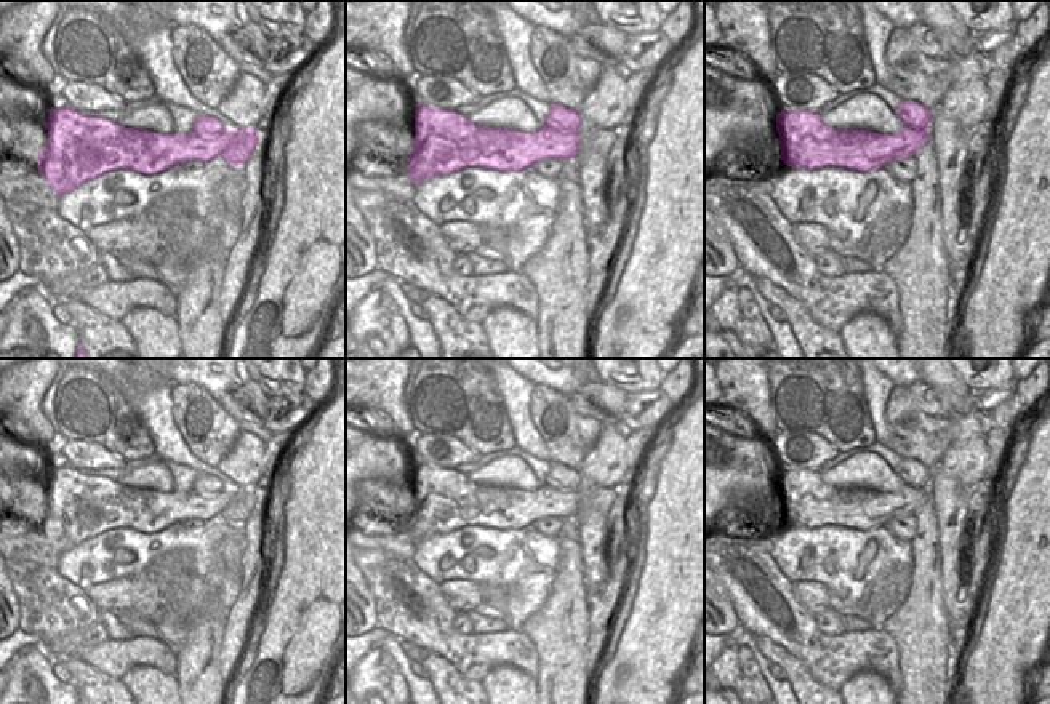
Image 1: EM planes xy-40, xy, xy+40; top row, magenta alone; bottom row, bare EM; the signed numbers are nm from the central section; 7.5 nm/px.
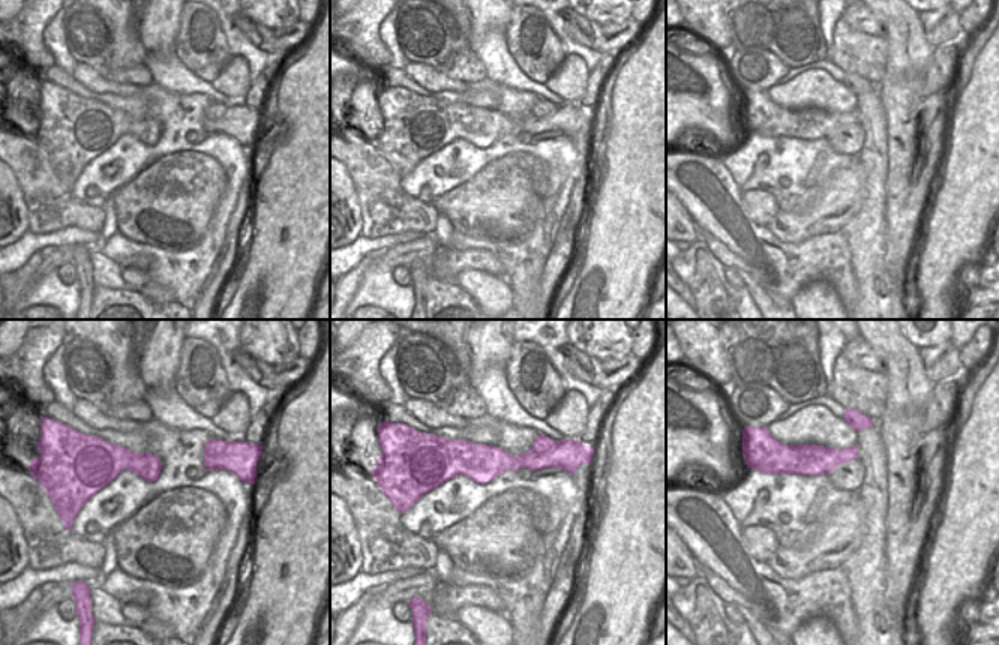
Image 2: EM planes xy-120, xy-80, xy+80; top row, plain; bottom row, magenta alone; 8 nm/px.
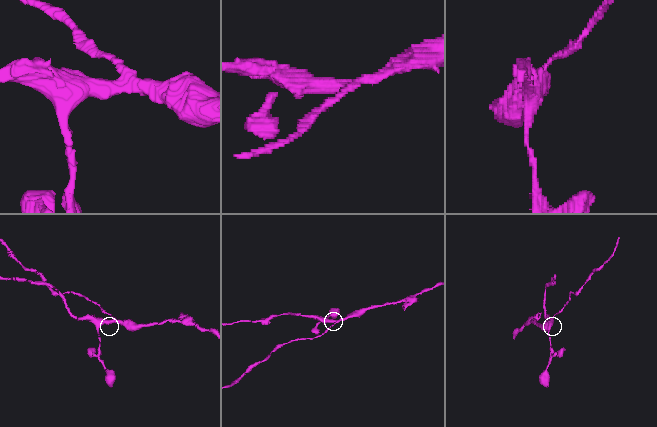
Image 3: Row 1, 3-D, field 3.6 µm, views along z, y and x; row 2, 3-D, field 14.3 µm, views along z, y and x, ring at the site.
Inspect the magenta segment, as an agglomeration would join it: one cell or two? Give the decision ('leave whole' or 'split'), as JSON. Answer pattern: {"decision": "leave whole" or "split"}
{"decision": "split"}

